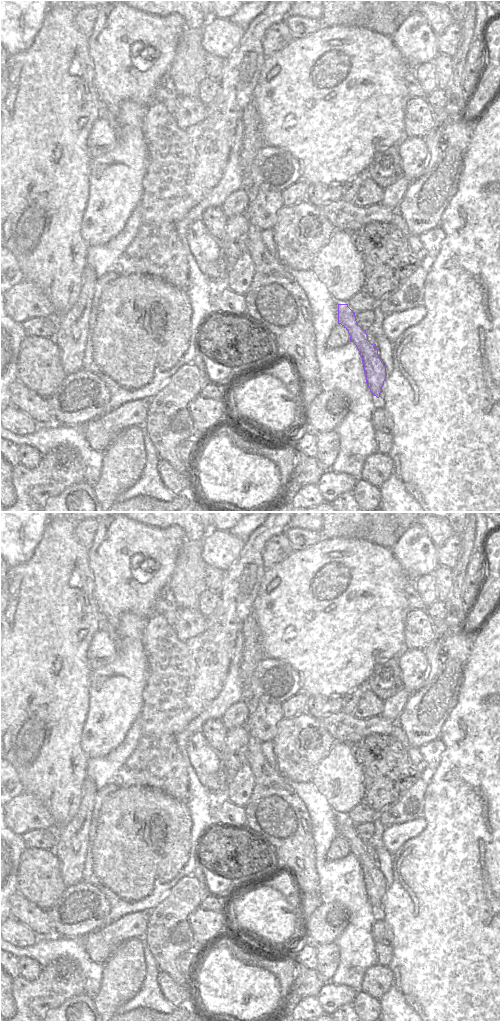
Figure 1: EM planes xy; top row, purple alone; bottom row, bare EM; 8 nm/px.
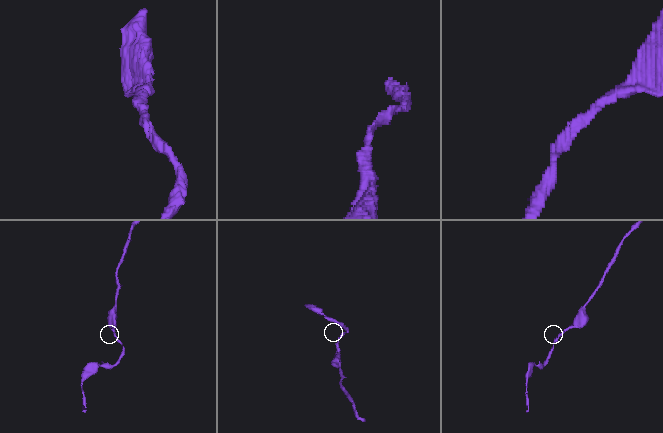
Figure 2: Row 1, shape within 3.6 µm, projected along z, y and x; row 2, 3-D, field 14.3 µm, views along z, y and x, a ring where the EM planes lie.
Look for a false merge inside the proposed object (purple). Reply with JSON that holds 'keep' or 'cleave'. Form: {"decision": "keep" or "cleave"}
{"decision": "keep"}

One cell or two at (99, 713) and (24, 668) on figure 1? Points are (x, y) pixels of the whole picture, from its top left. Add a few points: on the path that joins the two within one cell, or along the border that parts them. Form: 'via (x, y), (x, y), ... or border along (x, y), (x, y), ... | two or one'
border along (90, 683), (86, 720), (82, 729) | two

